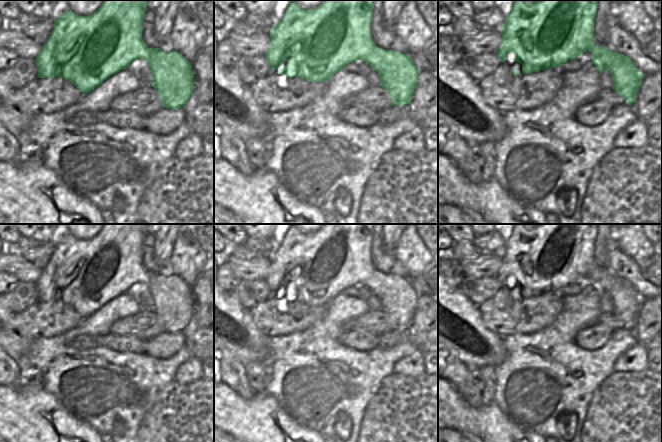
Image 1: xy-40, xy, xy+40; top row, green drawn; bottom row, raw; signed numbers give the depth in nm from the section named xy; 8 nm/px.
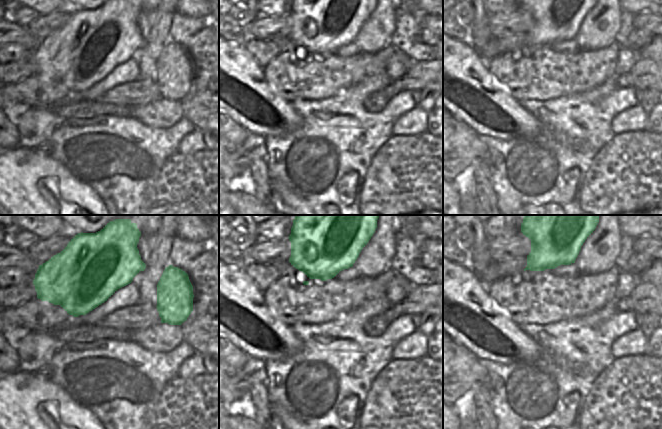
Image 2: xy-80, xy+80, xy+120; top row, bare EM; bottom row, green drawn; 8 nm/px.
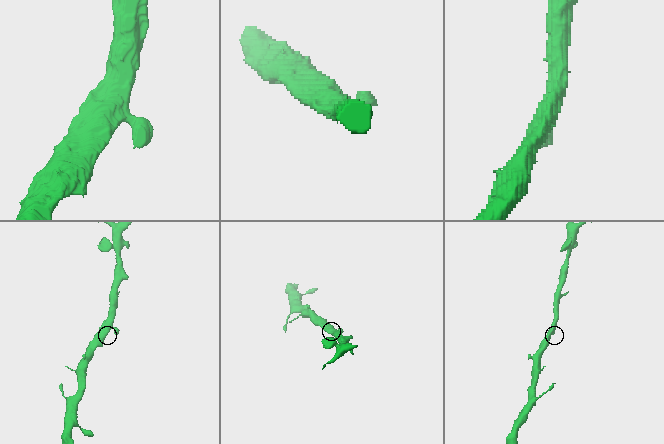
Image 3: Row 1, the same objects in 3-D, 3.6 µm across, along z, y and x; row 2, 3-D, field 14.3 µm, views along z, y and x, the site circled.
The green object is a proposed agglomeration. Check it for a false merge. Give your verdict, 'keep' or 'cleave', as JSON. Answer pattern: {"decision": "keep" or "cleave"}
{"decision": "keep"}

